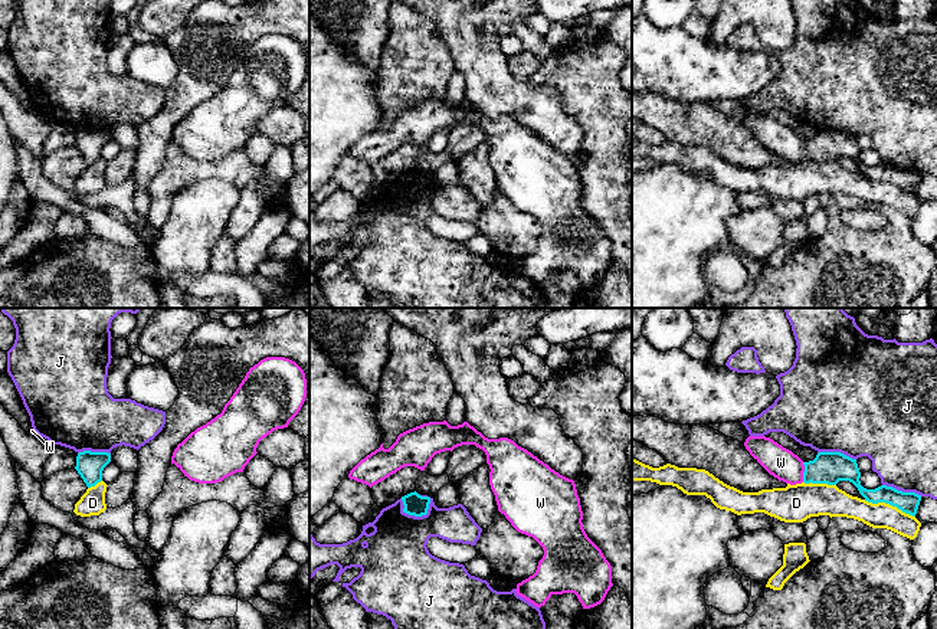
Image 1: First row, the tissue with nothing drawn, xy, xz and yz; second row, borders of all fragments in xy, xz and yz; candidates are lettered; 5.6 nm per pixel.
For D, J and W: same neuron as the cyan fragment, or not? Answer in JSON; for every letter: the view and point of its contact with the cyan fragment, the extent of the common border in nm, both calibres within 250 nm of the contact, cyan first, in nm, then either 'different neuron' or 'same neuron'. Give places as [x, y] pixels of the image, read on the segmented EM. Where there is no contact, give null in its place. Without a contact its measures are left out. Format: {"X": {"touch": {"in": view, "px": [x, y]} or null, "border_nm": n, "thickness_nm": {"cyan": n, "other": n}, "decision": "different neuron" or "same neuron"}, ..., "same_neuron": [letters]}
{"D": {"touch": {"in": "yz", "px": [890, 504]}, "border_nm": 300, "thickness_nm": {"cyan": 120, "other": 140}, "decision": "different neuron"}, "J": {"touch": {"in": "xz", "px": [410, 514]}, "border_nm": 180, "thickness_nm": {"cyan": 120, "other": 360}, "decision": "different neuron"}, "W": {"touch": {"in": "yz", "px": [803, 472]}, "border_nm": 110, "thickness_nm": {"cyan": 180, "other": 170}, "decision": "same neuron"}, "same_neuron": ["W"]}

